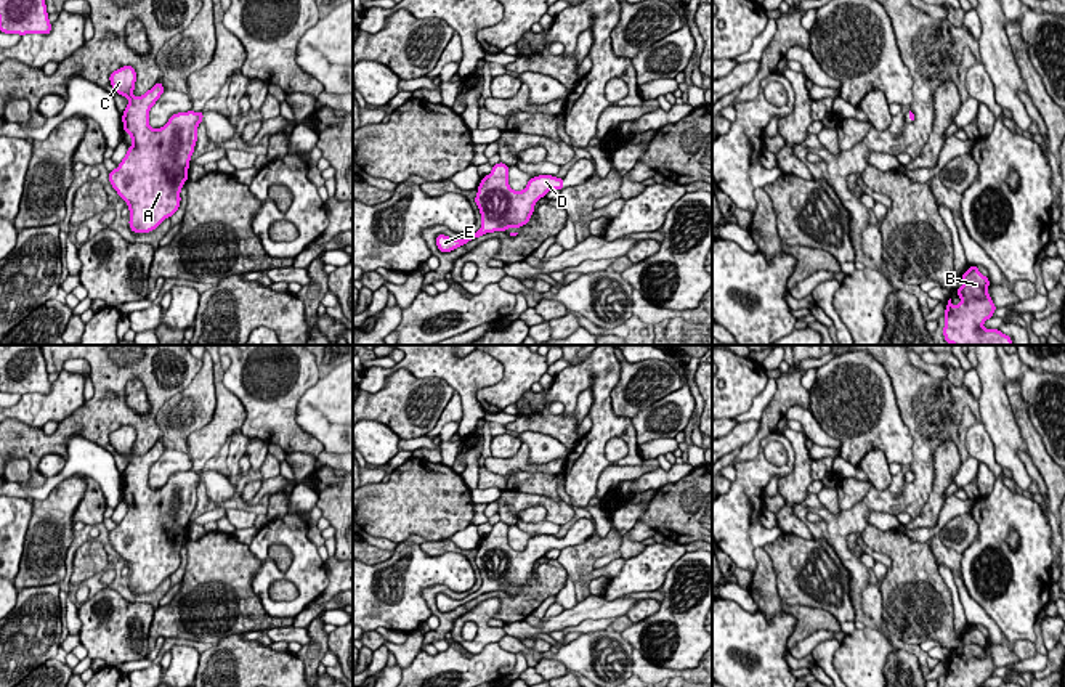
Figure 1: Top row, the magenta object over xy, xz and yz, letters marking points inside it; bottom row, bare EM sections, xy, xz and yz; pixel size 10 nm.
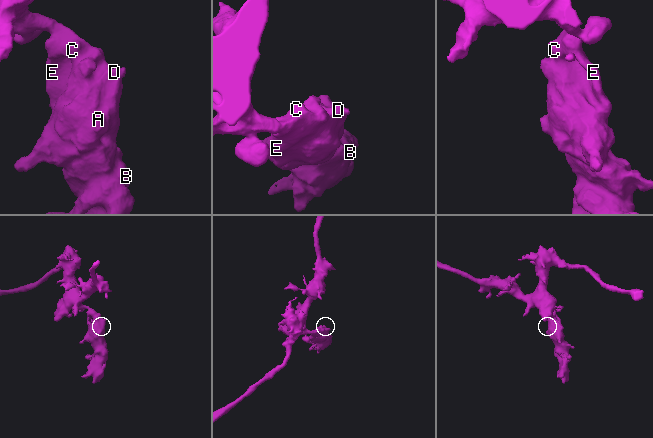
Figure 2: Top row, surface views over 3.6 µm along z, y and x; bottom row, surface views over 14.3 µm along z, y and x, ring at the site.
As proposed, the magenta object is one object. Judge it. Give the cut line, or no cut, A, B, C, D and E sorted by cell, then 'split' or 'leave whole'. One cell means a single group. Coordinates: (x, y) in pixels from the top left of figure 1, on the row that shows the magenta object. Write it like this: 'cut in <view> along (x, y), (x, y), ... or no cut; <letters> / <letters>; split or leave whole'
no cut; A B C D E; leave whole

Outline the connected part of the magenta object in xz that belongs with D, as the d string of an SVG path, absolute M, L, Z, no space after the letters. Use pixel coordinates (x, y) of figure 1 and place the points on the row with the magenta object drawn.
M499 162L492 165L489 175L481 178L475 197L483 220L481 228L464 239L451 239L446 234L438 234L436 247L439 252L447 254L486 233L505 233L508 228L521 228L529 222L534 205L541 197L550 189L561 191L565 188L563 178L539 175L532 177L523 191L515 191L508 185L508 167Z

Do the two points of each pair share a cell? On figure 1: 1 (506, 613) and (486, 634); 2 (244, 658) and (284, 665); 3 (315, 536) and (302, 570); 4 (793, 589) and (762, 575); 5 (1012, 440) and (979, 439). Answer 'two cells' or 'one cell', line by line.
1: two cells
2: one cell
3: two cells
4: two cells
5: two cells

